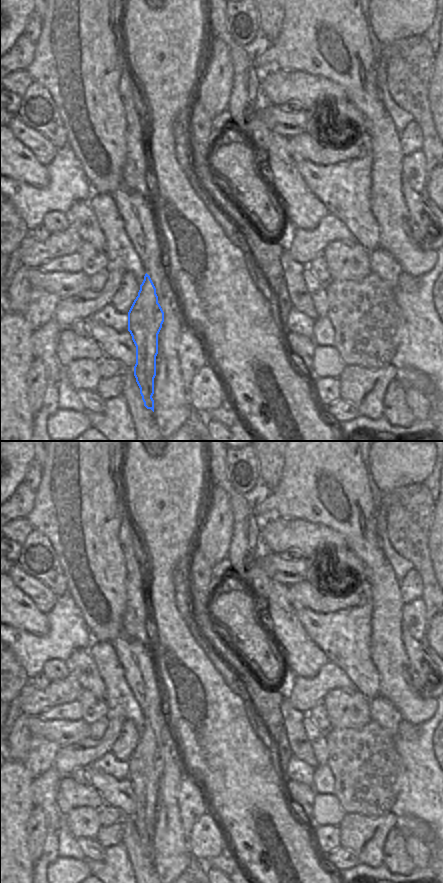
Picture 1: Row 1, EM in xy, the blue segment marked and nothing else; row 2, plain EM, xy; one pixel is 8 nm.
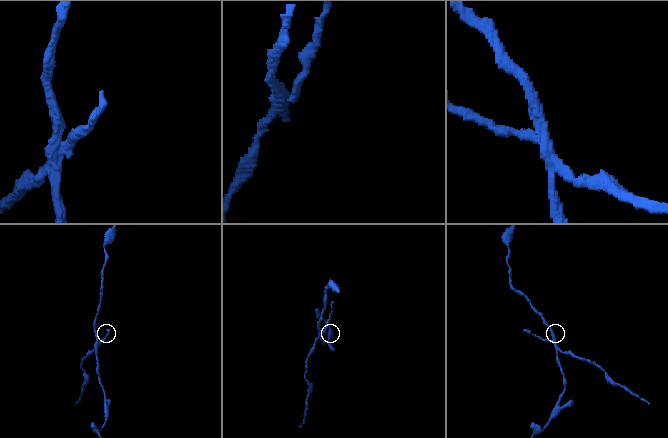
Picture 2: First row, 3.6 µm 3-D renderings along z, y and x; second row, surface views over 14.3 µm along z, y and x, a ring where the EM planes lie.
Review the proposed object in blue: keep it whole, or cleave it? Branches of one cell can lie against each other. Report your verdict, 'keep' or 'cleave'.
cleave

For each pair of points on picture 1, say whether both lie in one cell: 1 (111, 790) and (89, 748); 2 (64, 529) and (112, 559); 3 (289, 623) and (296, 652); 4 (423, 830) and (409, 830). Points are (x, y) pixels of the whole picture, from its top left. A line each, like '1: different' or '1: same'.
1: different
2: same
3: same
4: same

